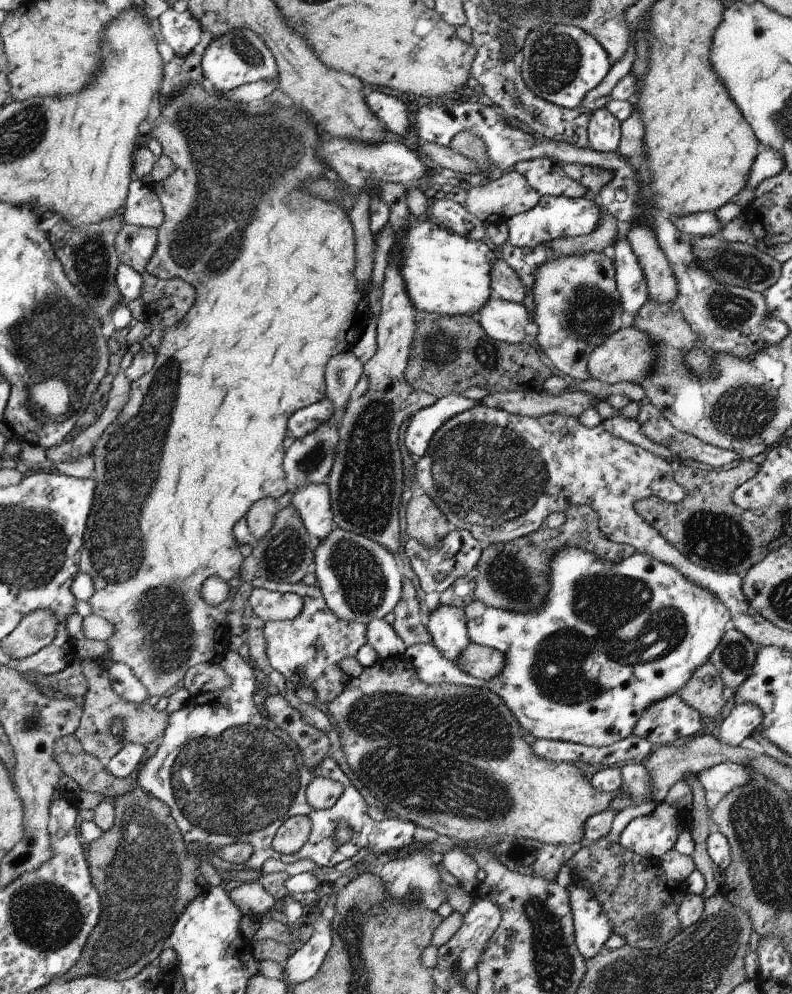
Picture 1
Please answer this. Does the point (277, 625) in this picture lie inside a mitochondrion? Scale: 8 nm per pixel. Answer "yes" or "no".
no

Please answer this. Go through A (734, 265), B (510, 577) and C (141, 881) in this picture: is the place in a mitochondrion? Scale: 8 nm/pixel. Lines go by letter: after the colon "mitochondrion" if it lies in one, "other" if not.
A: mitochondrion
B: mitochondrion
C: mitochondrion

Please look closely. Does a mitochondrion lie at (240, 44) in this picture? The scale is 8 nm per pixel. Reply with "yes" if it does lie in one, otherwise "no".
yes

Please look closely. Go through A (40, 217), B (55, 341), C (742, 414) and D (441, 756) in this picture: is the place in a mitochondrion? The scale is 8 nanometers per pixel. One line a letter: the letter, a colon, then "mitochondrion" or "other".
A: other
B: mitochondrion
C: mitochondrion
D: mitochondrion

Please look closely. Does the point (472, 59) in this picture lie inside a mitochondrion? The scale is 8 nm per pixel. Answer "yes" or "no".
no

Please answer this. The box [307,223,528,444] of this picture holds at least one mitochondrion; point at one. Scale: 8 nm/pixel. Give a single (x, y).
(434, 333)

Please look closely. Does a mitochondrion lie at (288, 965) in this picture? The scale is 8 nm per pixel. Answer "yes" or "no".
no

